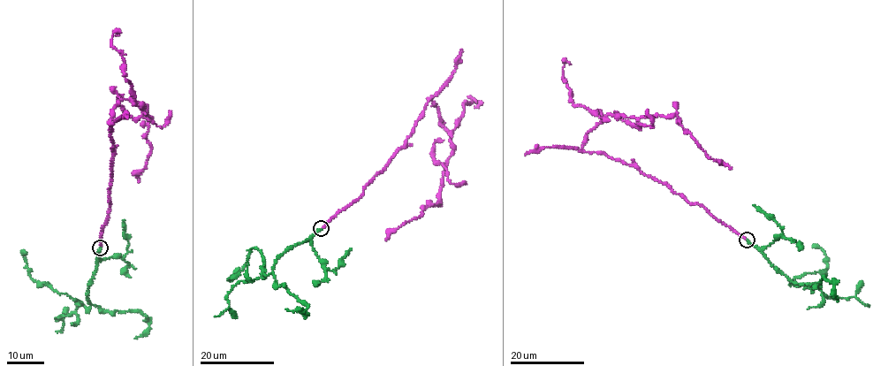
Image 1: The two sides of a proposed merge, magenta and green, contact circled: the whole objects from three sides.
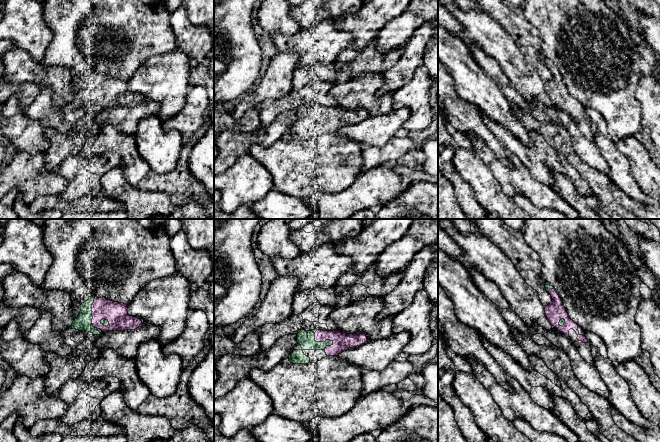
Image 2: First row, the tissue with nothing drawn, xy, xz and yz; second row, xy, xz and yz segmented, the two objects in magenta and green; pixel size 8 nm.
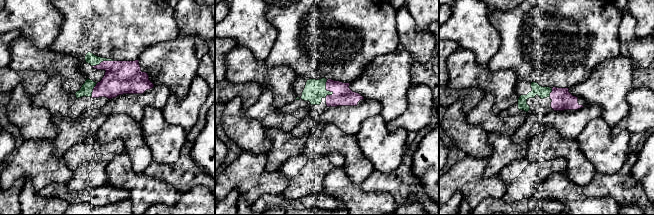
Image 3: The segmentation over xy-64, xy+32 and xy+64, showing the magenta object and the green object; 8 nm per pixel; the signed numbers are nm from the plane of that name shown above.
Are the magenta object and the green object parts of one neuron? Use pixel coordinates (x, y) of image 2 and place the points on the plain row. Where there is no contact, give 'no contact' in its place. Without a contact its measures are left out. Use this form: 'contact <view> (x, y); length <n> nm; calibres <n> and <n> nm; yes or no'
contact xz (320, 117); length 190 nm; calibres 140 and 140 nm; yes

